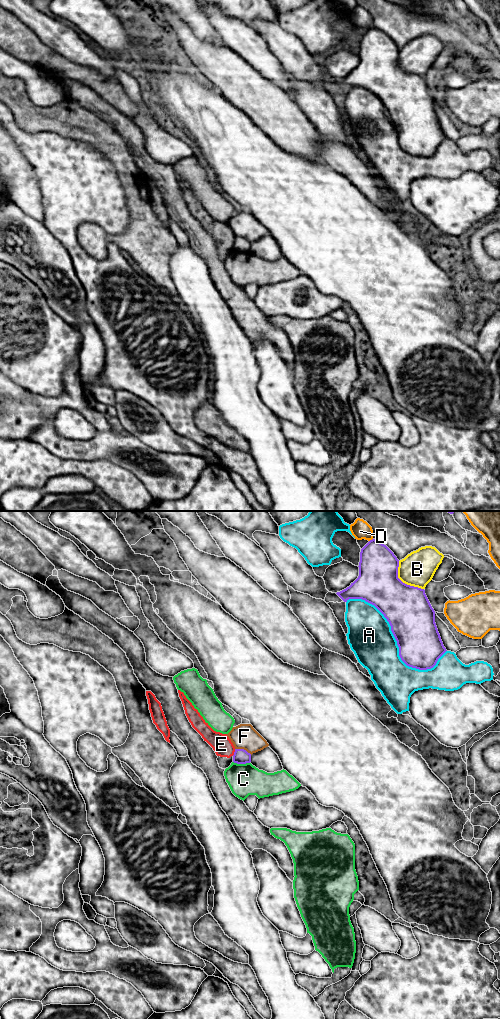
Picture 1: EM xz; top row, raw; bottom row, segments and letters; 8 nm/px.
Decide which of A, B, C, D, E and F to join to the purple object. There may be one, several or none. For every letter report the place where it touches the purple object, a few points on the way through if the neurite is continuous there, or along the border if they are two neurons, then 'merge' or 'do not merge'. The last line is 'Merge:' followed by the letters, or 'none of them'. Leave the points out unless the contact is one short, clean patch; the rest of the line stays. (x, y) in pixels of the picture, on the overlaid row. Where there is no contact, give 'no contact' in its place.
A: xz (397, 642) | do not merge
B: xz (402, 582) | do not merge
C: xz (241, 763) | along xz (233, 761), (249, 763) | do not merge
D: xz (370, 540) | do not merge
E: xz (234, 752) | along xz (235, 749), (232, 755) | do not merge
F: xz (243, 749) | do not merge
Merge: none of them

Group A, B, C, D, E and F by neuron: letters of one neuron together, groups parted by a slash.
A / B / C / D / E / F

